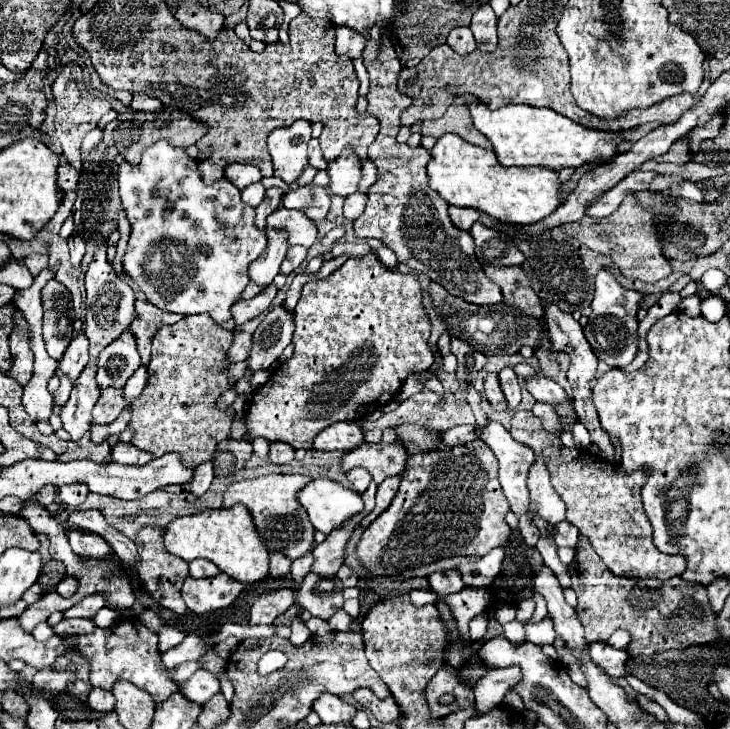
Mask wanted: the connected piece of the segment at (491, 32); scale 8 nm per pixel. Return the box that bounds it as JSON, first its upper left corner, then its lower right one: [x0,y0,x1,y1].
[471,5,497,51]

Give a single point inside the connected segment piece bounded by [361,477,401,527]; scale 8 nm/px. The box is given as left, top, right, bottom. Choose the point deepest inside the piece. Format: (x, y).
(388, 489)

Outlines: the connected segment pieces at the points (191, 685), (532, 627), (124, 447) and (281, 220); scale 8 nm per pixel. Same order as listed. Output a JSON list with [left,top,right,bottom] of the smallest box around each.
[[179,671,221,705],[525,617,555,645],[111,443,151,465],[267,209,317,247]]

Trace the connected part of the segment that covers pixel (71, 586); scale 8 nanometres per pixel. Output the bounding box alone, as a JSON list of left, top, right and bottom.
[55,577,77,597]

